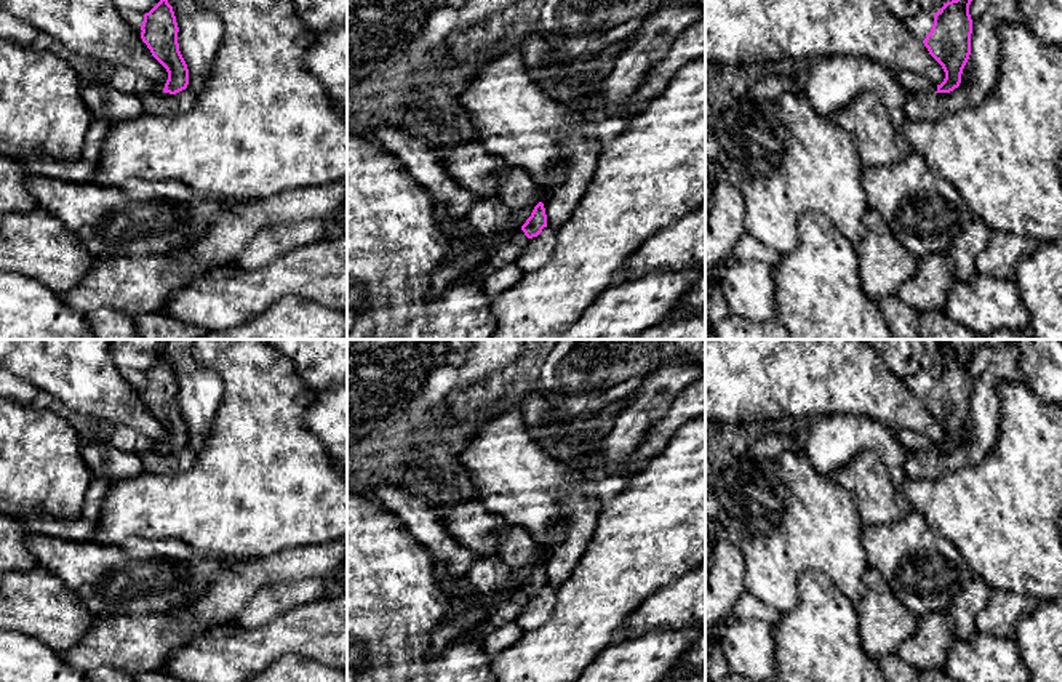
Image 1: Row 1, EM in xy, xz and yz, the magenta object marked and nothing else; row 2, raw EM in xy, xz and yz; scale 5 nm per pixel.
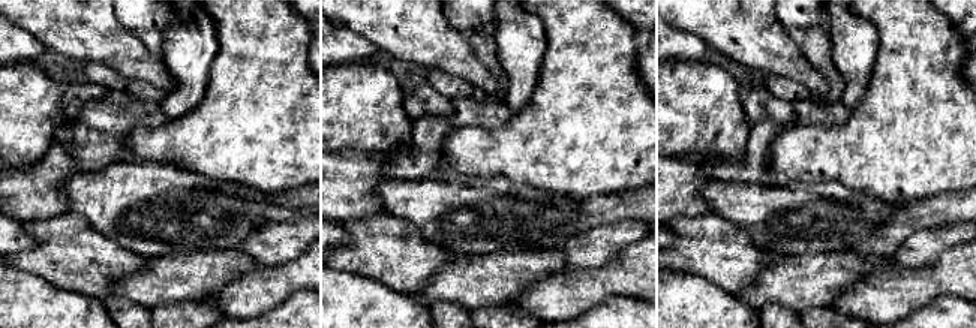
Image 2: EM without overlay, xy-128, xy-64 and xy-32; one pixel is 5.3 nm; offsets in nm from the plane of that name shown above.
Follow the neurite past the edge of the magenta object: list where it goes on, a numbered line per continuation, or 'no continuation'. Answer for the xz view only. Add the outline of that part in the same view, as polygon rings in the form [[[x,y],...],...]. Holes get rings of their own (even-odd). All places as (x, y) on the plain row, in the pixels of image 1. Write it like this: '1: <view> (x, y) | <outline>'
1: xz (515, 545) | [[[505,524],[496,533],[496,538],[499,541],[499,556],[510,564],[510,570],[541,560],[537,546],[525,528]]]

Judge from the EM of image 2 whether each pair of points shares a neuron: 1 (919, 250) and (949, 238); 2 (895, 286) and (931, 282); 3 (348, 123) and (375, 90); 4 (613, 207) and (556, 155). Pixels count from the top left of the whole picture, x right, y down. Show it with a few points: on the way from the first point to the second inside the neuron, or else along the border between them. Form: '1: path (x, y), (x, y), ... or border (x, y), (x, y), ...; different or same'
1: path (927, 246), (942, 238); same
2: path (904, 286), (922, 285); same
3: path (350, 116), (368, 98); same
4: border (634, 187), (591, 195), (582, 201); different

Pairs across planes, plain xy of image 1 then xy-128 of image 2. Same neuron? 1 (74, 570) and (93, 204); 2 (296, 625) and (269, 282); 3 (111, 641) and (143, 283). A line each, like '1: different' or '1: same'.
1: same
2: same
3: same

